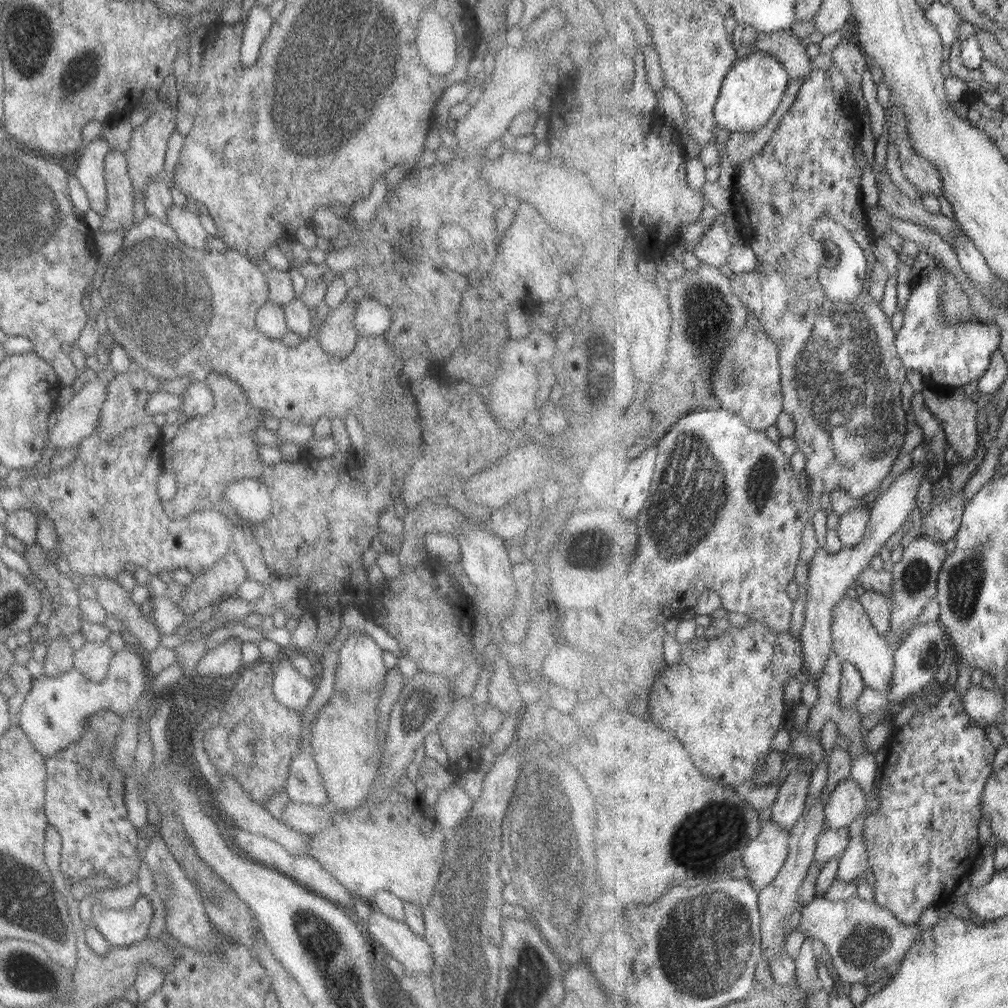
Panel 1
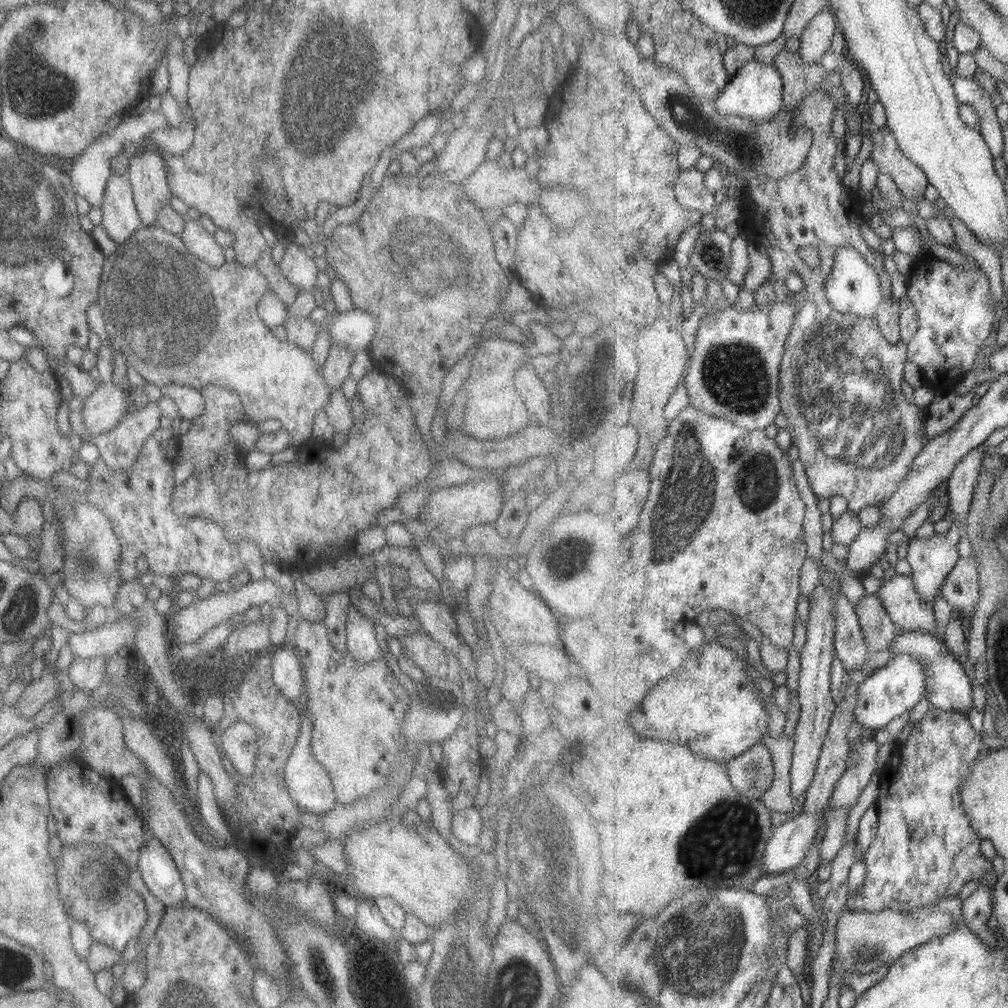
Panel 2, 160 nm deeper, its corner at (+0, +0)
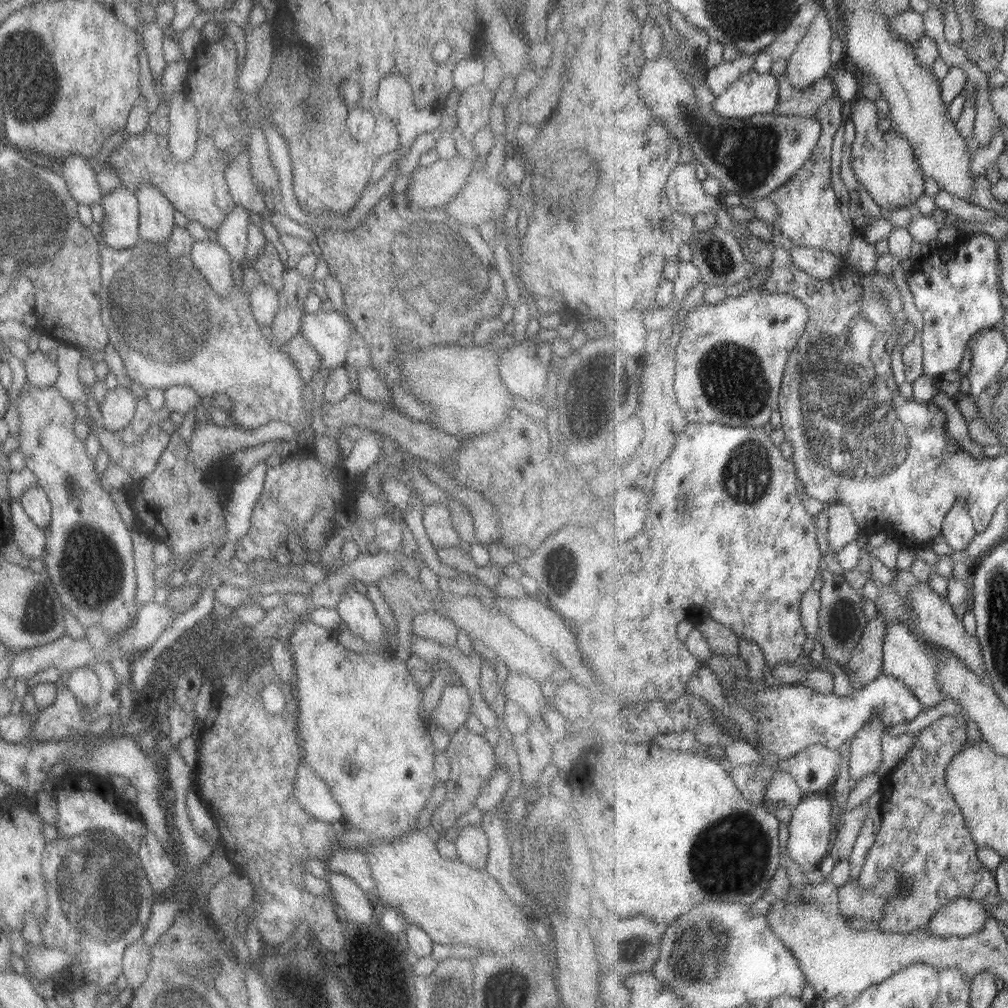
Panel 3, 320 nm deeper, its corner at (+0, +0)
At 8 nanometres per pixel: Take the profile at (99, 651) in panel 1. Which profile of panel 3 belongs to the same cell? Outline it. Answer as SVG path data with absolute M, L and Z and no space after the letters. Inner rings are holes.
M83 666L69 672L65 687L80 706L91 708L100 695L100 686L95 674L88 666Z

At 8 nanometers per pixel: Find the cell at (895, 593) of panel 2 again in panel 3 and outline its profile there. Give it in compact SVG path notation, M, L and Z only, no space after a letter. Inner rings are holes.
M928 581L920 582L918 586L904 587L905 593L912 600L912 620L914 624L913 632L917 632L921 639L929 643L942 647L953 652L960 660L963 660L971 671L975 672L981 679L989 677L985 668L982 648L979 648L978 636L971 636L963 624L963 620L955 614L954 606L943 598Z

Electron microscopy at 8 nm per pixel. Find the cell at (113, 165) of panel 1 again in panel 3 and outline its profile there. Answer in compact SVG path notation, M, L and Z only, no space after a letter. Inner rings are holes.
M118 185L103 194L99 200L103 221L99 239L112 250L134 248L139 243L138 210L135 196L130 190Z

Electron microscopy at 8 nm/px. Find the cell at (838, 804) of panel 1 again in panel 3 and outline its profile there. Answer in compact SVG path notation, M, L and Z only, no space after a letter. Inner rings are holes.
M873 718L869 726L863 727L850 741L849 776L850 783L865 776L878 774L884 759L883 735L886 726Z

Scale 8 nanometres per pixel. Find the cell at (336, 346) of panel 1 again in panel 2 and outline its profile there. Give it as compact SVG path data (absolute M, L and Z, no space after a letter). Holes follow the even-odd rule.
M332 346L328 348L327 359L320 368L323 382L330 390L341 390L343 380L348 376L348 368L353 360L354 353L346 348Z

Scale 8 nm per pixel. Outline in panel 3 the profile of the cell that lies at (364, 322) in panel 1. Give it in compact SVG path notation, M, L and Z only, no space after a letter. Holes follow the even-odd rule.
M334 311L304 313L298 333L320 358L325 369L344 366L344 358L350 343L351 324L347 318Z

